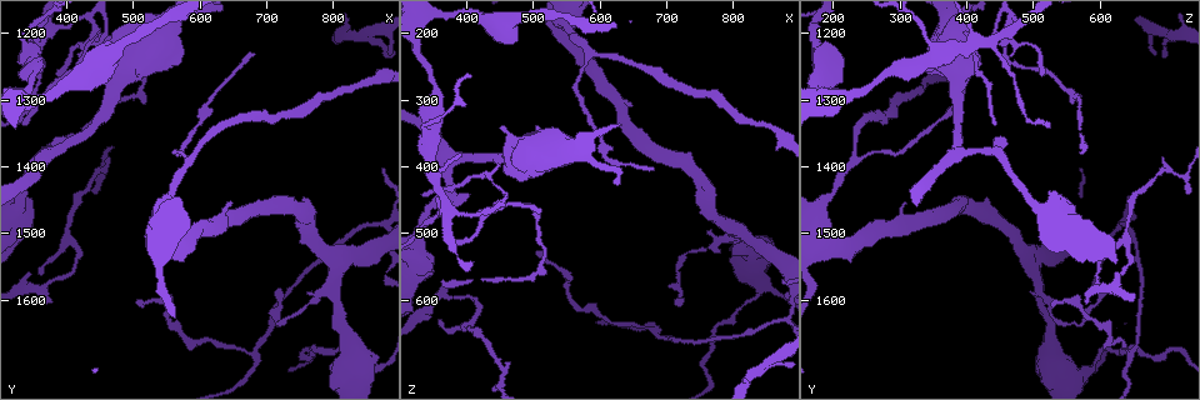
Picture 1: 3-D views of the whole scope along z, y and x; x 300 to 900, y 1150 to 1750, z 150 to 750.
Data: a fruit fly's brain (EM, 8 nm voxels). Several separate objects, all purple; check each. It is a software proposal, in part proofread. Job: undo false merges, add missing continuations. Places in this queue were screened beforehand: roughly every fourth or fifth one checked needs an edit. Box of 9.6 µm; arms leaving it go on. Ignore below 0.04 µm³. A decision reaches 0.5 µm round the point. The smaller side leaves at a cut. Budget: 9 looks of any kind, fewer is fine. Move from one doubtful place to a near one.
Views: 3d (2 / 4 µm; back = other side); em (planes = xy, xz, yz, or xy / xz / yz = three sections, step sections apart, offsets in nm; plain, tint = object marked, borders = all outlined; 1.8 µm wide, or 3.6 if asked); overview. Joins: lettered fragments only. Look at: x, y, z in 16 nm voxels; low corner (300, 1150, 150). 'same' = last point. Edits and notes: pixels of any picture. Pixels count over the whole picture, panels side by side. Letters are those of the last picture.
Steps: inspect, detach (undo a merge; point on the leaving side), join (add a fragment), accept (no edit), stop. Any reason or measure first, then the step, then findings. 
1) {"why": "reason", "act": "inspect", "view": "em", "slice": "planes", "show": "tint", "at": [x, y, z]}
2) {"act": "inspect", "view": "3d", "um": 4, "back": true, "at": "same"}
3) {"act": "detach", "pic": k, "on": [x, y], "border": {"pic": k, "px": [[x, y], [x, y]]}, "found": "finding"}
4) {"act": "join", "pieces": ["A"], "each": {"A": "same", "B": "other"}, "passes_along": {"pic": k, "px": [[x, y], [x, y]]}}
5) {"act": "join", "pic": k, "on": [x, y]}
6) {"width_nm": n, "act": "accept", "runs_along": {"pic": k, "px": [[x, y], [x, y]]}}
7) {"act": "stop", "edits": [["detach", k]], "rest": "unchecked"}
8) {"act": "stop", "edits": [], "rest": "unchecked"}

{"why": "stops while still wide", "act": "inspect", "view": "em", "slice": "planes", "show": "borders", "at": [645, 1455, 310]}

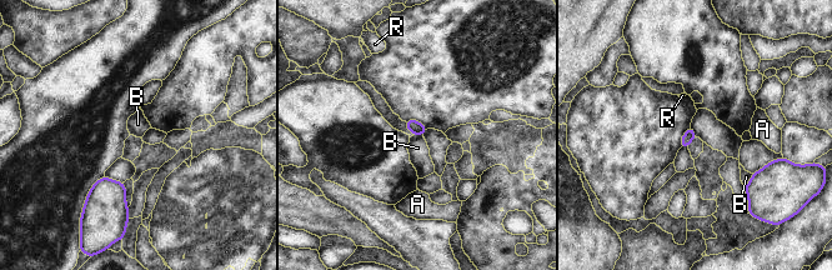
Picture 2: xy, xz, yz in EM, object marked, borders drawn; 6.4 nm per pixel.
{"act": "accept", "each": {"A": "other", "B": "other", "R": "other"}, "border": {"pic": 2, "px": [[752, 174], [745, 186]]}, "found": "none of them fits"}

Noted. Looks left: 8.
{"why": "an open end", "act": "inspect", "view": "3d", "um": 2, "at": [760, 1585, 495]}

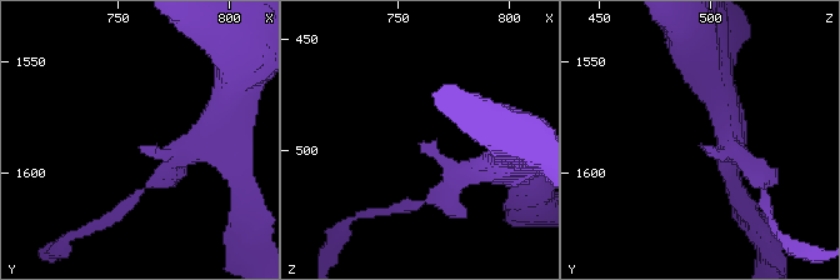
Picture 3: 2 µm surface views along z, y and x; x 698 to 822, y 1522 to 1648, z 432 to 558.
{"act": "inspect", "view": "em", "slice": "yz", "step": 8, "show": "borders", "at": [760, 1587, 496]}

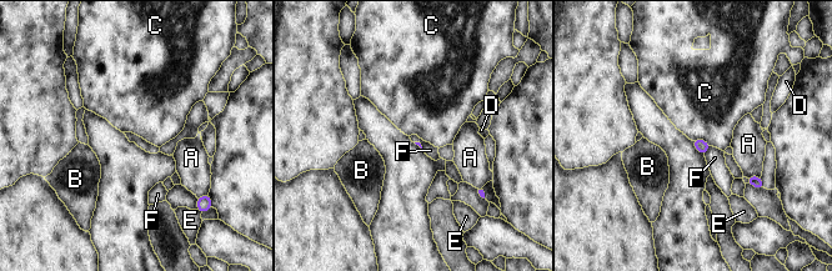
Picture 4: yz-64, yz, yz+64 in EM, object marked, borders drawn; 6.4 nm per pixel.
{"act": "accept", "each": {"A": "other", "B": "other", "C": "other", "D": "other", "E": "other", "F": "other"}, "border": {"pic": 4, "px": [[710, 146], [703, 154]]}, "found": "none of them fits"}

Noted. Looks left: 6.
{"why": "a narrow waist", "act": "inspect", "view": "3d", "um": 2, "at": [405, 1485, 645]}

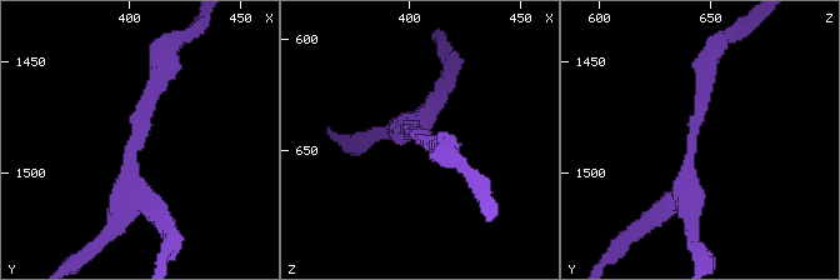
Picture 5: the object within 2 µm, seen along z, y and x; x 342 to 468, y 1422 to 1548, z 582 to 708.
{"why": "shape alone is not enough", "act": "inspect", "view": "em", "slice": "xz", "step": 16, "show": "tint", "at": [401, 1484, 641]}

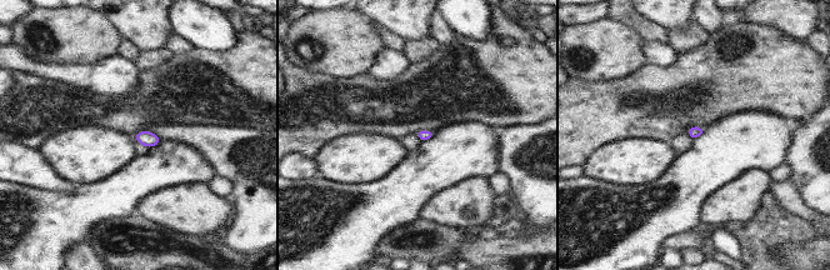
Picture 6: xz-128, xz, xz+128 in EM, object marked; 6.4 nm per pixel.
{"act": "inspect", "view": "em", "slice": "xy", "step": 4, "show": "borders", "at": "same"}

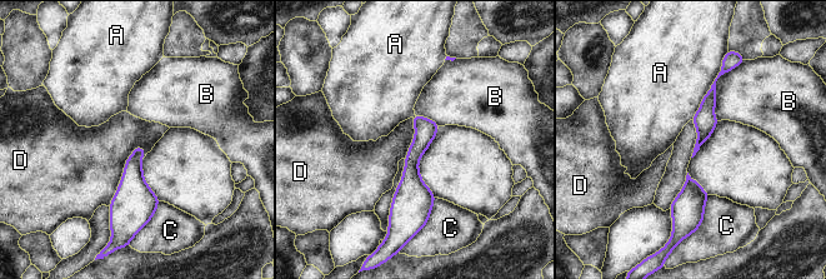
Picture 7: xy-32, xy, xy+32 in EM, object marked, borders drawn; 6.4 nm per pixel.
{"act": "accept", "each": {"A": "other", "B": "other", "C": "other", "D": "other"}, "border": {"pic": 7, "px": [[144, 148], [126, 160], [109, 205]]}, "found": "continuous, no second neuron"}

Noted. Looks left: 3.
{"why": "free end", "act": "inspect", "view": "3d", "um": 2, "at": [405, 1355, 440]}

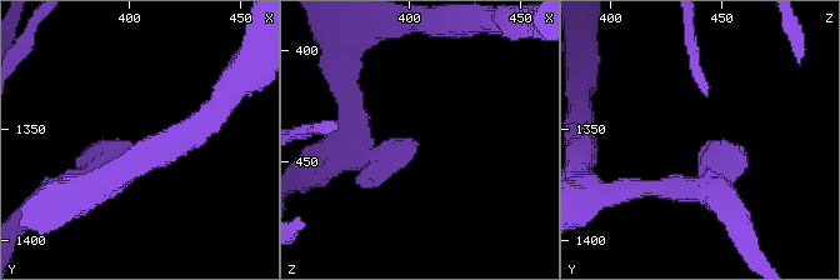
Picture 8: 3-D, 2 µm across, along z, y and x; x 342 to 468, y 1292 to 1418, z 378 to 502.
{"act": "inspect", "view": "em", "slice": "planes", "show": "borders", "at": [399, 1358, 438]}

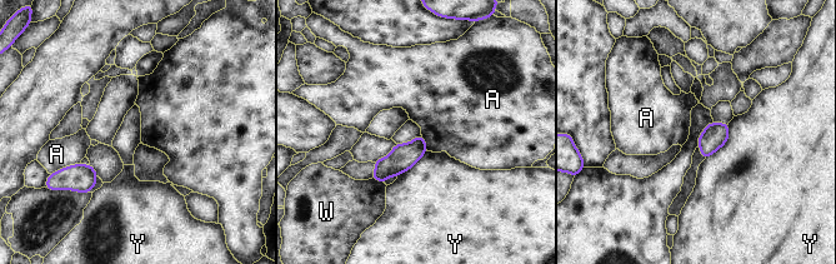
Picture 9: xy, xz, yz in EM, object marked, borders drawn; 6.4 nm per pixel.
{"act": "accept", "each": {"A": "other", "W": "other", "Y": "other"}, "found": "none of them fits"}

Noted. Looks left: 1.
{"act": "stop", "edits": [], "rest": "unchecked"}

